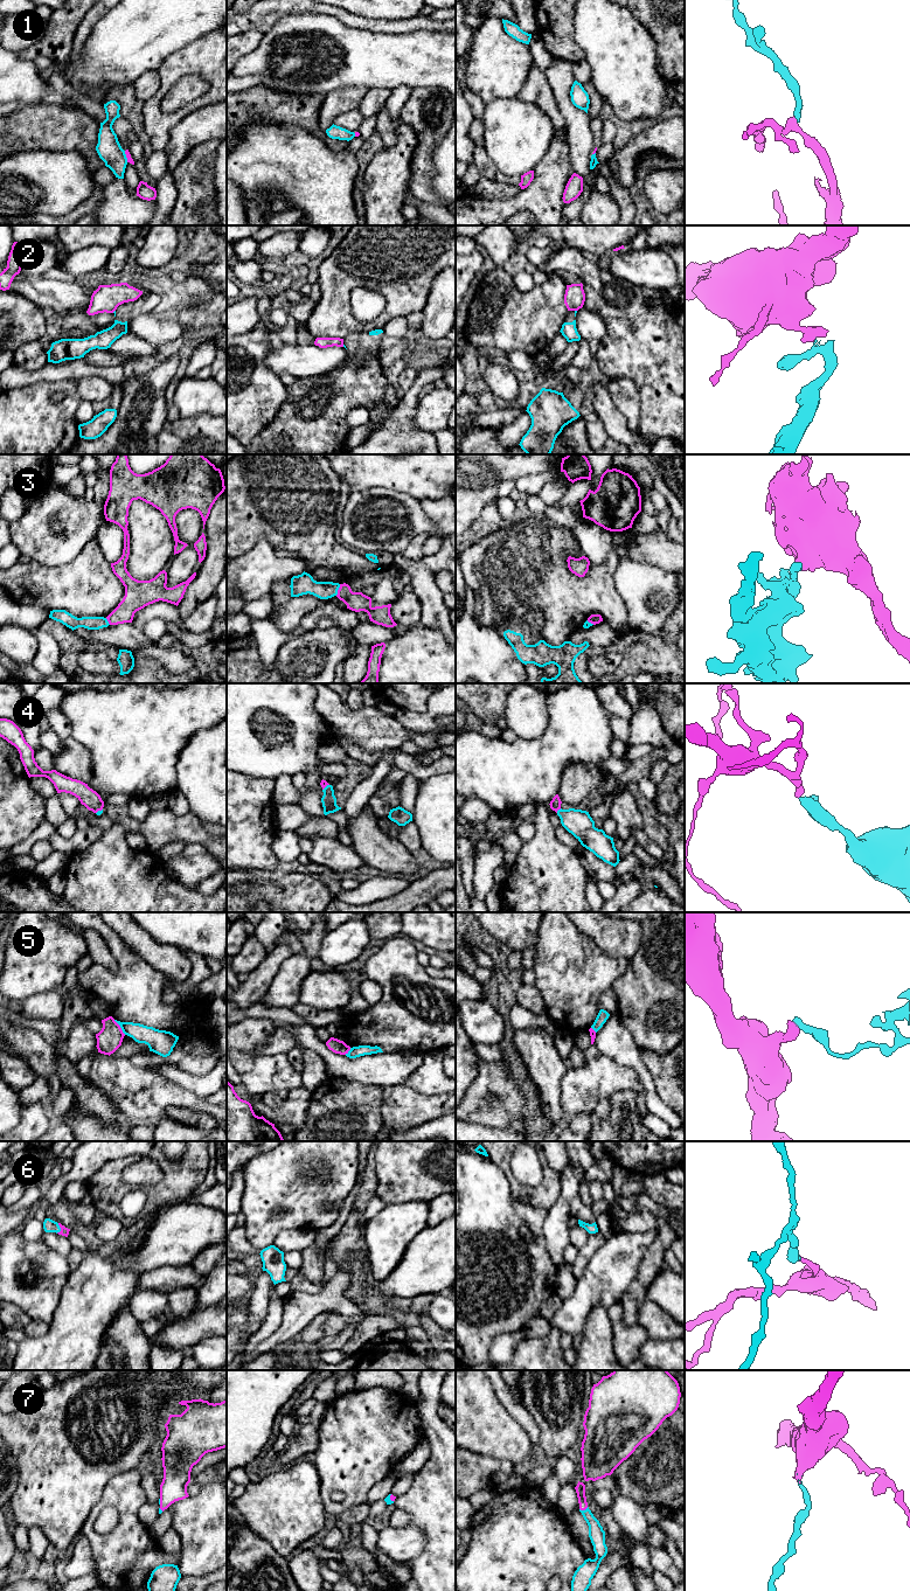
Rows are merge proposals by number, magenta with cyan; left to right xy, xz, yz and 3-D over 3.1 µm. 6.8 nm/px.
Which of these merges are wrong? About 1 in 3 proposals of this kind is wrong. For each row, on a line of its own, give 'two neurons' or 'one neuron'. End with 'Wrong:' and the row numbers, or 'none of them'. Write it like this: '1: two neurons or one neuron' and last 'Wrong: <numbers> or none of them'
1: two neurons
2: two neurons
3: two neurons
4: one neuron
5: two neurons
6: one neuron
7: one neuron
Wrong: 1, 2, 3, 5

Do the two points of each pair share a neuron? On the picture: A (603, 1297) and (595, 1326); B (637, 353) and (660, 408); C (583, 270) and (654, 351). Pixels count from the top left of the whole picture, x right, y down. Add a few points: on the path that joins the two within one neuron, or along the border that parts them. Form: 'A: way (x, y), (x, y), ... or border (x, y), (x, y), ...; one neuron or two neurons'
A: border (606, 1310), (595, 1307), (583, 1329); two neurons
B: way (651, 367), (661, 379), (661, 394); one neuron
C: way (596, 291), (604, 305), (633, 333); one neuron

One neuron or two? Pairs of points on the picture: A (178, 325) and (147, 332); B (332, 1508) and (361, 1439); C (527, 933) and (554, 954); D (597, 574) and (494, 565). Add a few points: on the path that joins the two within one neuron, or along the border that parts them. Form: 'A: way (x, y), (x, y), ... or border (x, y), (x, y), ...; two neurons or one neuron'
A: way (171, 327), (164, 331), (154, 331); one neuron
B: way (328, 1491), (331, 1480), (352, 1457); one neuron
C: border (541, 924), (537, 931), (537, 942), (534, 946); two neurons
D: way (571, 583), (546, 583), (520, 568); one neuron

